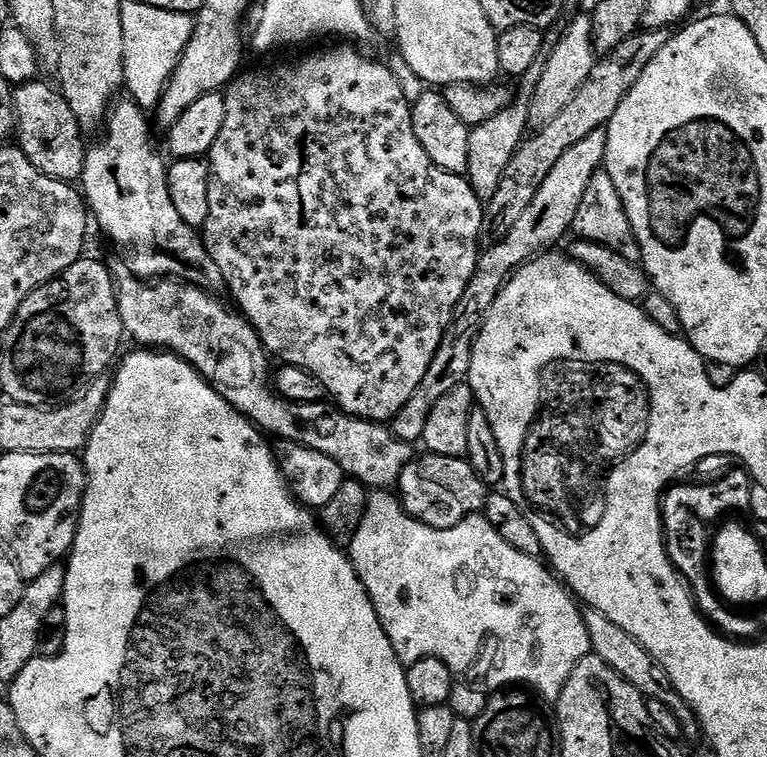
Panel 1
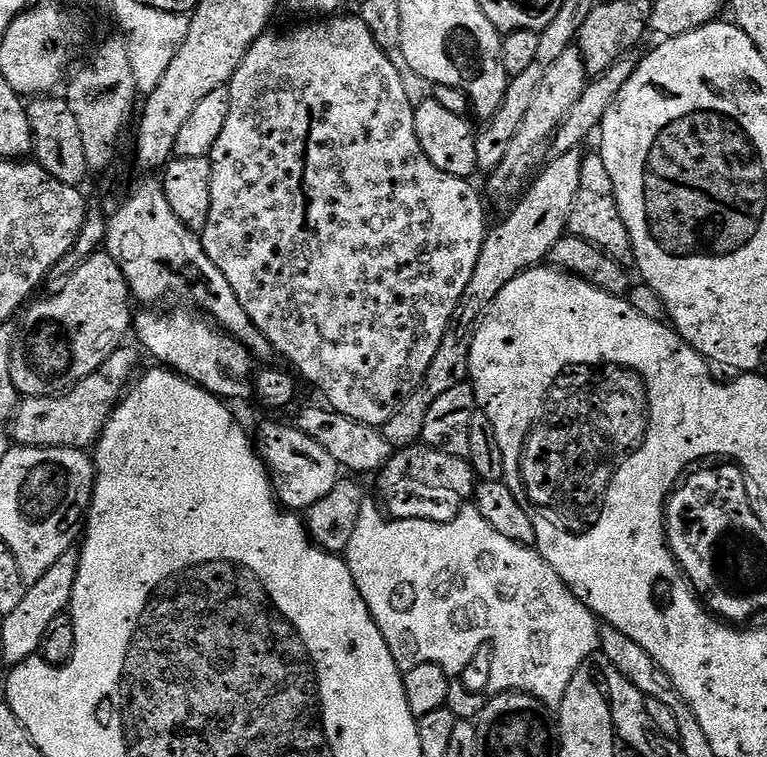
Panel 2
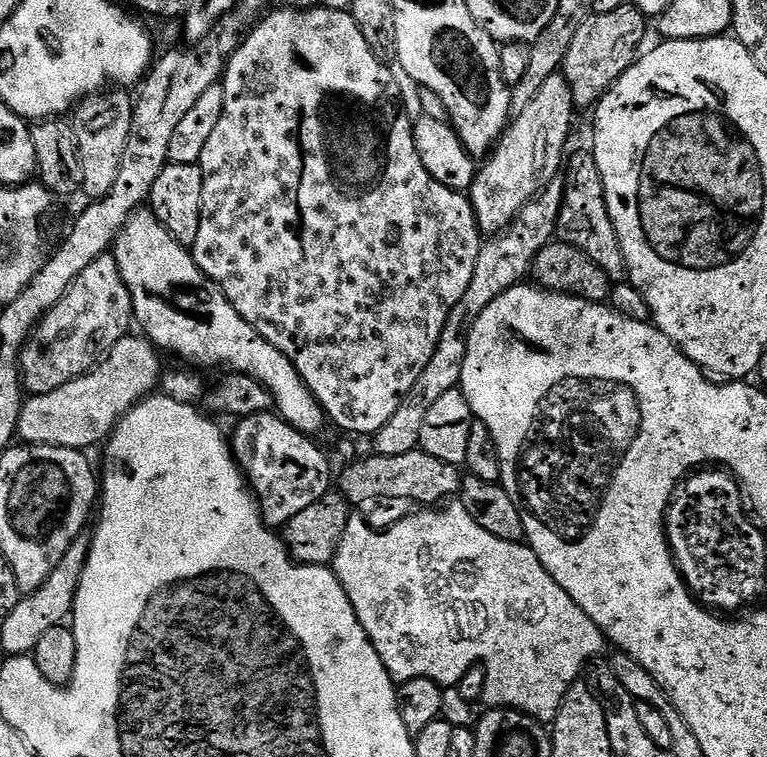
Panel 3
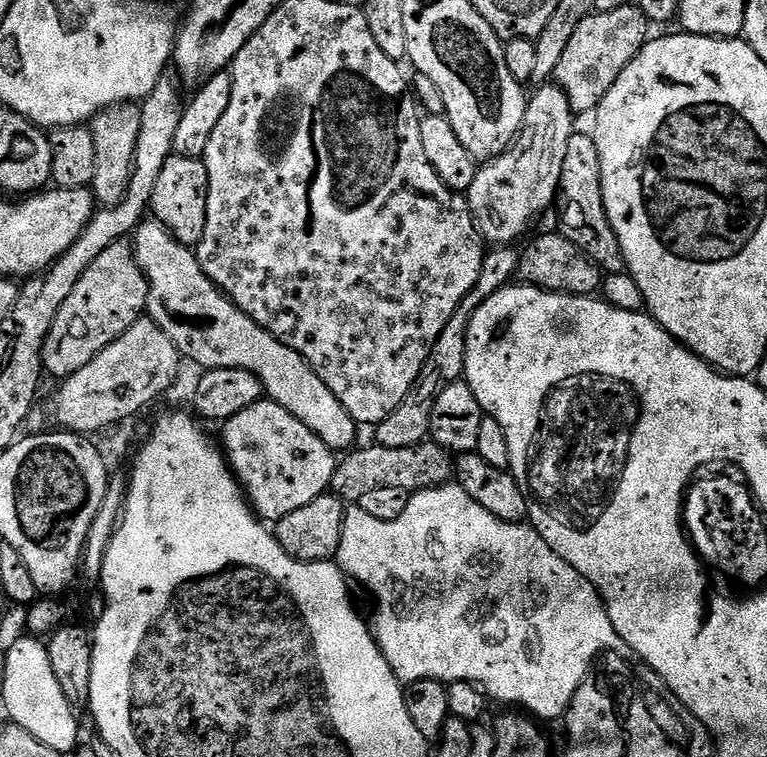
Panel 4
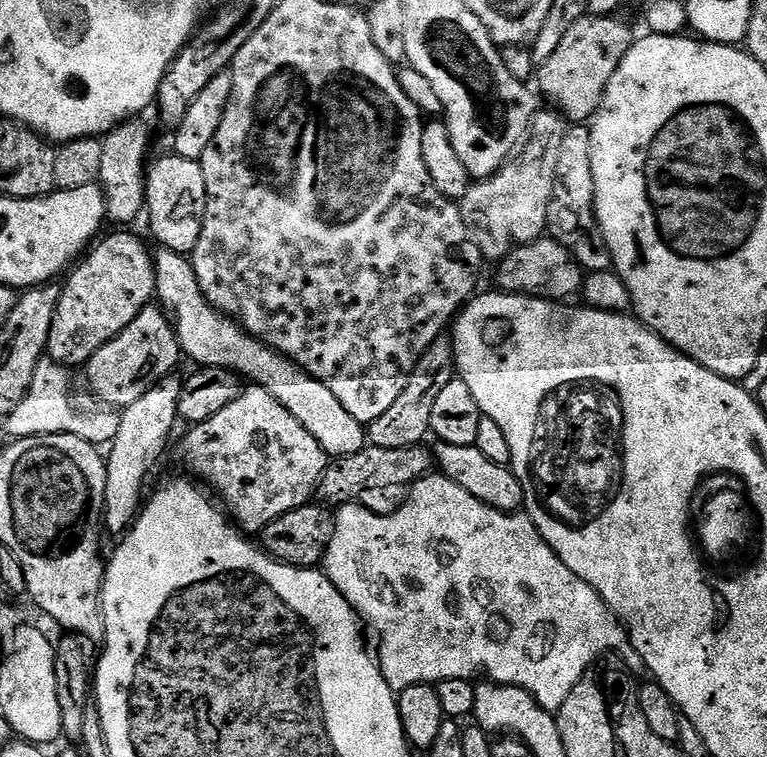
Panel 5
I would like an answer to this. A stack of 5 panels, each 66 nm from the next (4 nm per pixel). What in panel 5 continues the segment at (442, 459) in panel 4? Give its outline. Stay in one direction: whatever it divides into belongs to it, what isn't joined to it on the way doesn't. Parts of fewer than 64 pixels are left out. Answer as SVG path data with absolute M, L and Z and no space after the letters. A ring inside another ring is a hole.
M415 444L402 450L386 450L366 446L353 456L341 456L329 463L322 474L318 489L318 500L324 506L343 506L359 501L367 492L380 492L383 488L407 489L429 475L434 468L434 456L427 447Z

